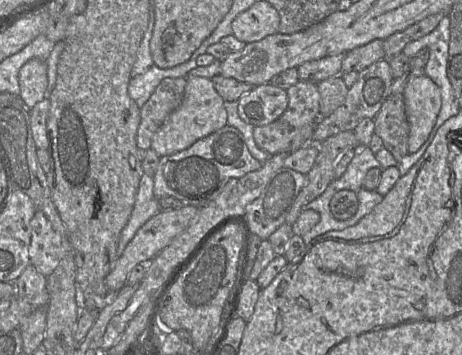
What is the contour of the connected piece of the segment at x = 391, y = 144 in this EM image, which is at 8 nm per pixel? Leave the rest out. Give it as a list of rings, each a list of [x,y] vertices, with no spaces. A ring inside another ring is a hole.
[[[403,94],[390,95],[374,118],[375,134],[399,162],[408,152],[409,123]]]

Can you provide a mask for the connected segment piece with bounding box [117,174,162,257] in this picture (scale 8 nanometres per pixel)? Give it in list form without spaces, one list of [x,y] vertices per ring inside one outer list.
[[[143,174],[137,191],[133,211],[127,225],[120,235],[117,246],[117,257],[120,257],[123,254],[127,244],[133,239],[139,228],[150,218],[162,211],[159,199],[154,195],[153,188],[153,177]]]

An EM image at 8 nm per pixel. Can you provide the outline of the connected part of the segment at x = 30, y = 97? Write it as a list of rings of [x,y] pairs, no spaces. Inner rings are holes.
[[[39,58],[28,60],[19,71],[19,97],[31,109],[48,97],[47,63]]]

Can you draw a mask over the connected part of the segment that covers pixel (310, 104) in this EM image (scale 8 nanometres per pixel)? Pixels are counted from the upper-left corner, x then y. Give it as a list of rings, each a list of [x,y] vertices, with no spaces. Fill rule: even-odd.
[[[299,81],[287,89],[288,106],[275,121],[254,127],[257,146],[269,155],[290,153],[295,136],[320,118],[320,94],[318,85]]]

